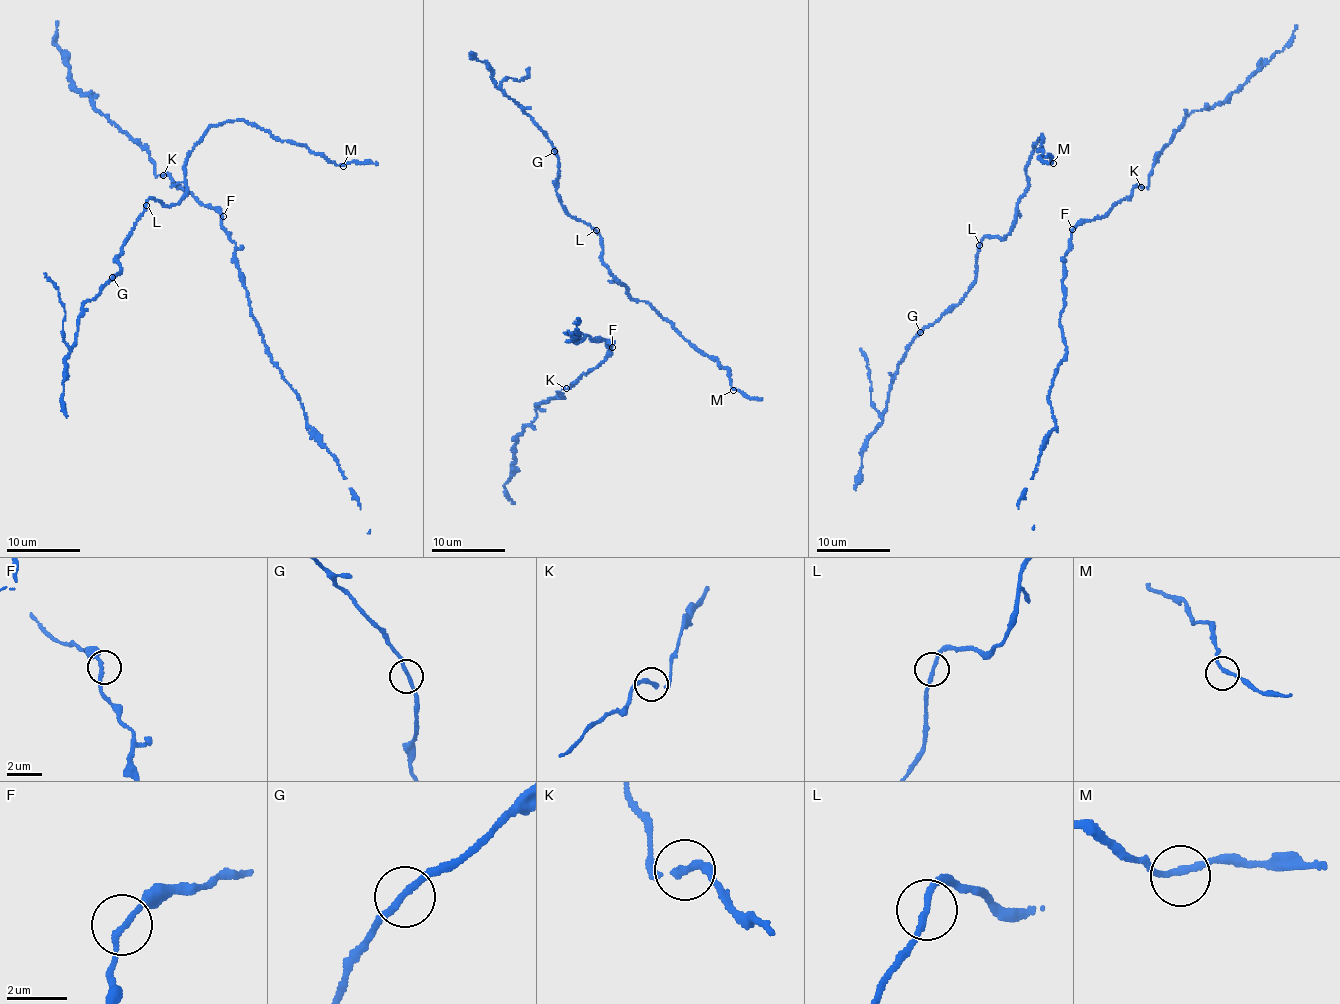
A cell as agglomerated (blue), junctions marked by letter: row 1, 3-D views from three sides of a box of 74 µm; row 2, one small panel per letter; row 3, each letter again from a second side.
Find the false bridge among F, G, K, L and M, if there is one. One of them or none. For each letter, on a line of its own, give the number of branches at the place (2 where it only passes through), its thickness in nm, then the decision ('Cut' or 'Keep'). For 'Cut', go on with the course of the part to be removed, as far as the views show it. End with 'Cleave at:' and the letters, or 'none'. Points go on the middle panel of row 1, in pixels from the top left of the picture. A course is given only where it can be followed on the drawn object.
F: Branches: 2. Thickness 180 nm. Keep
G: Branches: 2. Thickness 200 nm. Keep
K: Branches: 2. Thickness 190 nm. Keep
L: Branches: 2. Thickness 200 nm. Keep
M: Branches: 2. Thickness 200 nm. Keep
Cleave at: none

